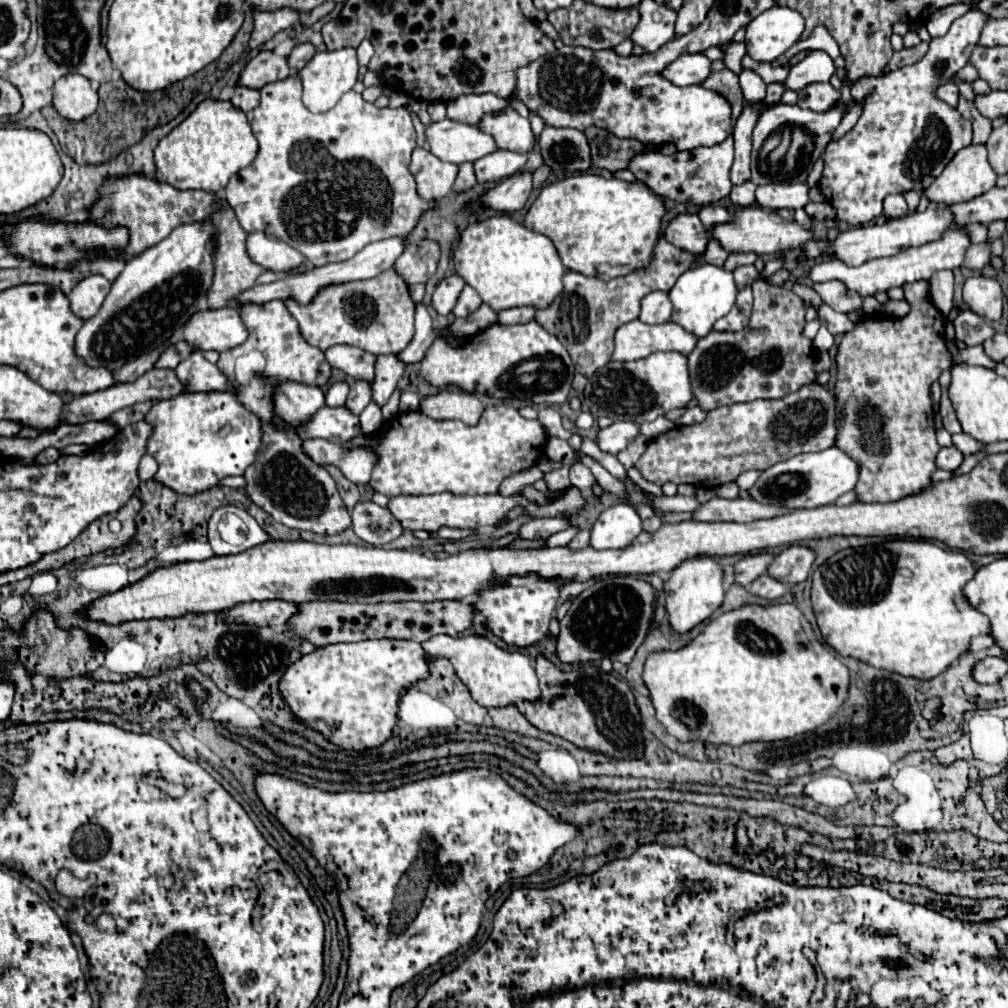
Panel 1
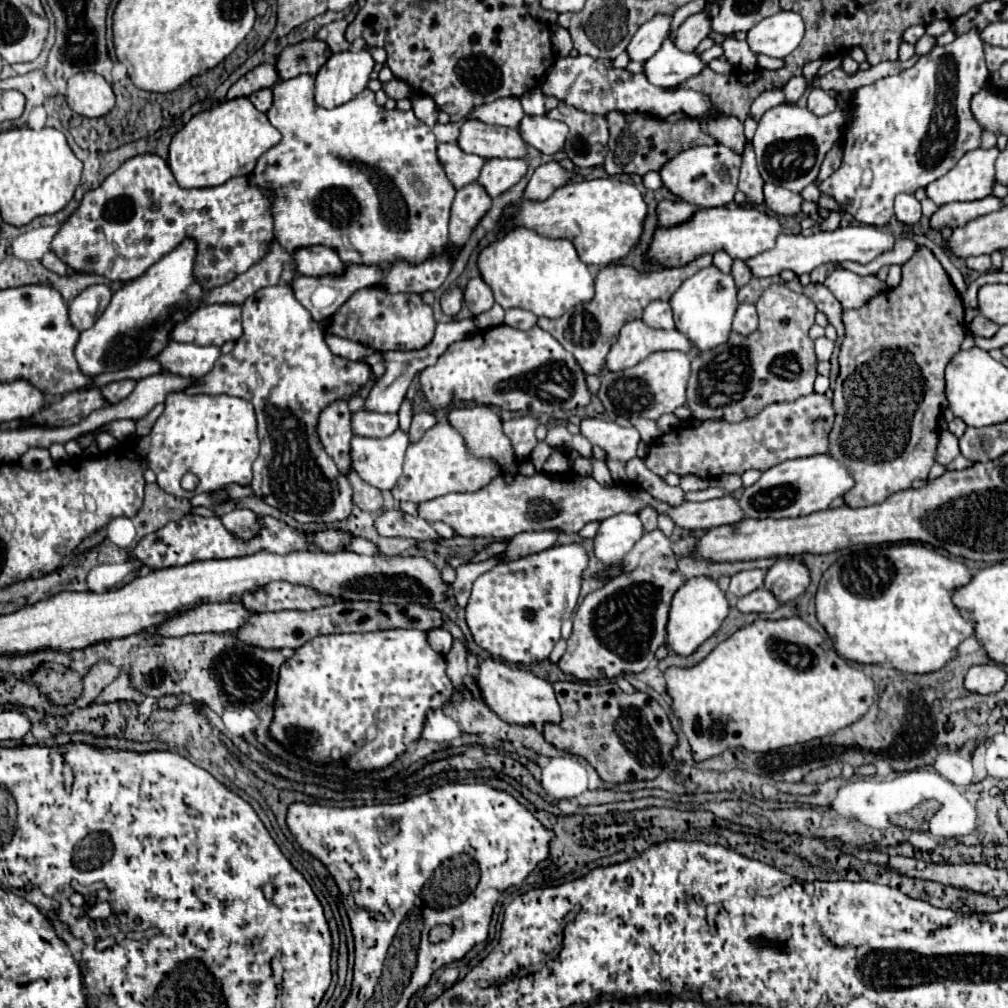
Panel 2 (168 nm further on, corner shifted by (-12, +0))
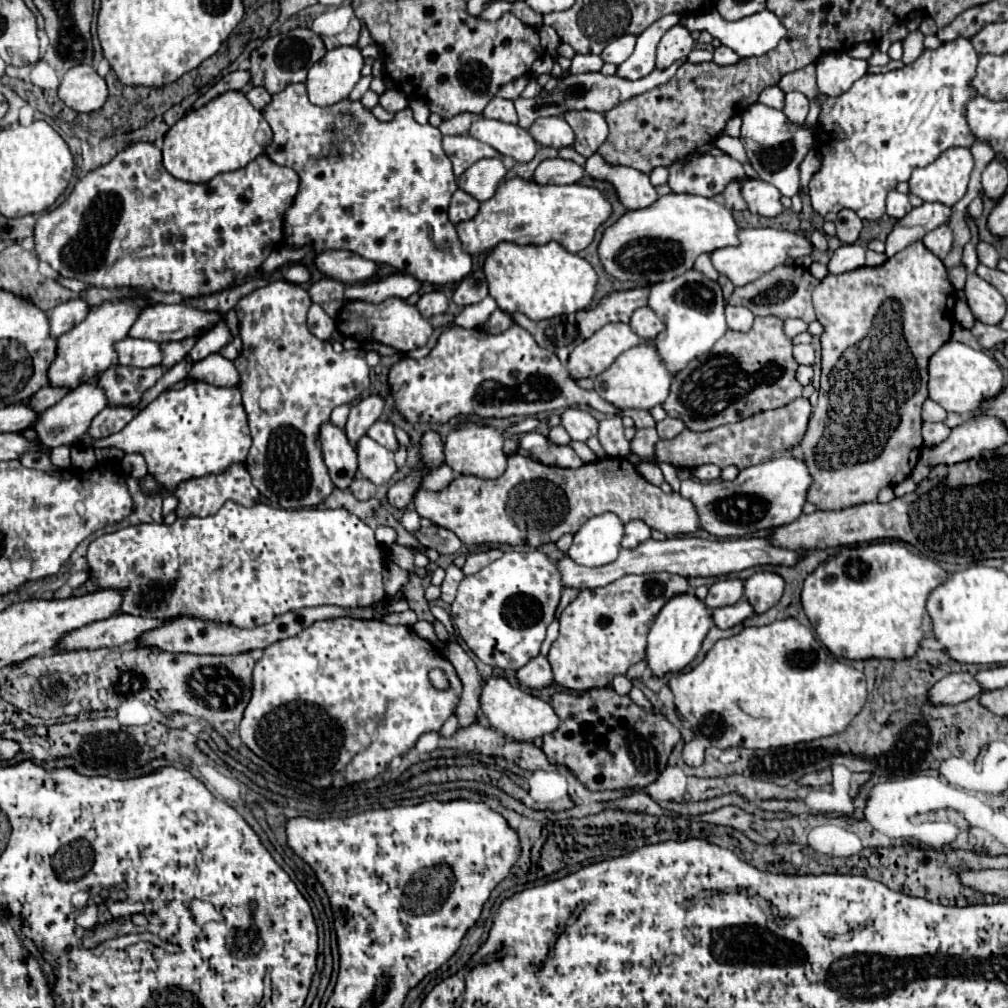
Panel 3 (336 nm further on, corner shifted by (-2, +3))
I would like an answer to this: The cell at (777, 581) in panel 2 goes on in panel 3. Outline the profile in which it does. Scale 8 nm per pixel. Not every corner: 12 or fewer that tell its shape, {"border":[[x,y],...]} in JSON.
{"border":[[758,571],[744,583],[744,597],[762,615],[784,591],[776,573]]}

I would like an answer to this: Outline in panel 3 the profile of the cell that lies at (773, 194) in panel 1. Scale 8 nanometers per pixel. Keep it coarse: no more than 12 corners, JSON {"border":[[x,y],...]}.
{"border":[[766,181],[742,183],[748,209],[762,217],[782,213],[782,193]]}

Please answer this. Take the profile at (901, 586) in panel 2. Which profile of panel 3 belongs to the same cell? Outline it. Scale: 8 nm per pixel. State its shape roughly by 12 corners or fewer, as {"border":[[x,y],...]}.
{"border":[[900,541],[820,563],[802,587],[844,659],[908,659],[948,573]]}

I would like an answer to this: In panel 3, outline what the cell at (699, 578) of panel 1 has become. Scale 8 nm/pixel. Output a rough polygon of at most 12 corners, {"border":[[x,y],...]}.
{"border":[[692,593],[672,597],[648,633],[654,677],[682,671],[712,627]]}

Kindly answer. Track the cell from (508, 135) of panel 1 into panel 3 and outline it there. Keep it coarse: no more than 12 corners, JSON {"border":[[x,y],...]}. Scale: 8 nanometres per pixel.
{"border":[[540,117],[528,131],[544,147],[574,145],[564,117]]}

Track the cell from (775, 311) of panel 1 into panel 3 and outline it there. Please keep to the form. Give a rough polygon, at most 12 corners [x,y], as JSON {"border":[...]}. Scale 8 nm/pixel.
{"border":[[778,317],[674,375],[662,403],[710,431],[800,397]]}

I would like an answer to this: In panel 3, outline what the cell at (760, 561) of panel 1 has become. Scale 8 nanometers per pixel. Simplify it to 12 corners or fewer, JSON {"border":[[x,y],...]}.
{"border":[[724,579],[708,589],[708,609],[734,605],[744,593],[740,579]]}

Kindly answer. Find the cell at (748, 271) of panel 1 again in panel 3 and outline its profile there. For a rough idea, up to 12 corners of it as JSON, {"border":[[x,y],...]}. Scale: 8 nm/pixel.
{"border":[[778,265],[730,305],[758,317],[816,319],[816,279],[806,267]]}

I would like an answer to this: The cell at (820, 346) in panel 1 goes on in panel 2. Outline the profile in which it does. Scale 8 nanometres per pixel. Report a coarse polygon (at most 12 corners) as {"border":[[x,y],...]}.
{"border":[[826,336],[816,340],[818,360],[830,360],[834,340]]}

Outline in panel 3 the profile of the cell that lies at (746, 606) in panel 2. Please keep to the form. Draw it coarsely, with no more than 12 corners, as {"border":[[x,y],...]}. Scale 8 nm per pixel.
{"border":[[742,597],[738,603],[712,611],[718,629],[730,629],[754,615]]}

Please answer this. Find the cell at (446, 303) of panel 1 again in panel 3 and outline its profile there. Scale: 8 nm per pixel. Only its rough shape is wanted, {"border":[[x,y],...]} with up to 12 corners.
{"border":[[442,291],[420,295],[416,309],[430,319],[448,309]]}

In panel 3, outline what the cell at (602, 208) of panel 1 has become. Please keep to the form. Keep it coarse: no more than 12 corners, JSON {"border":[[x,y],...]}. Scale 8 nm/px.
{"border":[[500,181],[456,225],[470,255],[502,241],[570,253],[612,205],[596,187]]}

